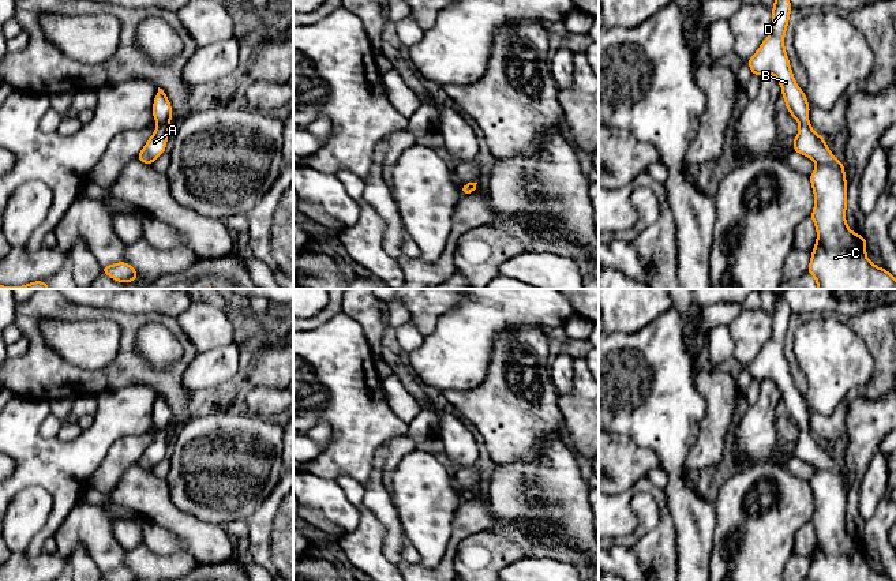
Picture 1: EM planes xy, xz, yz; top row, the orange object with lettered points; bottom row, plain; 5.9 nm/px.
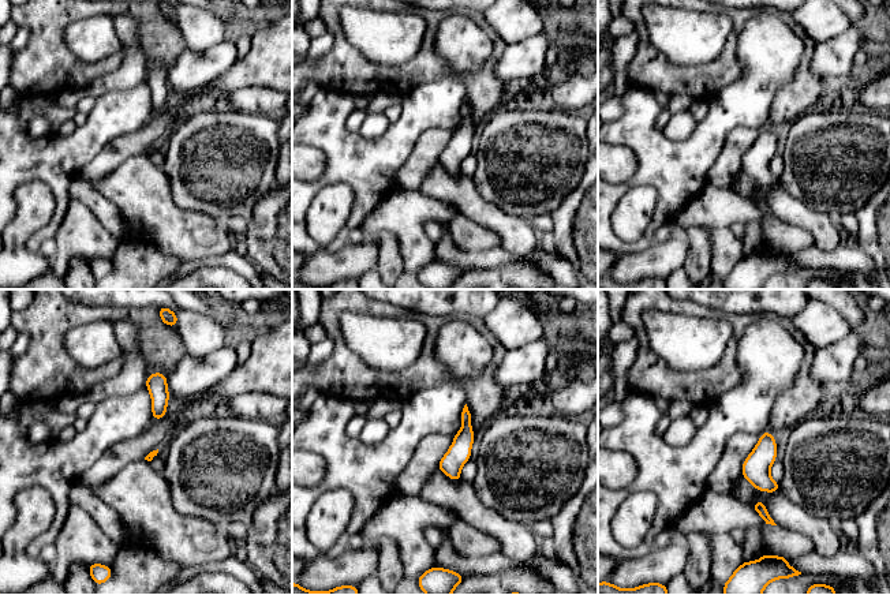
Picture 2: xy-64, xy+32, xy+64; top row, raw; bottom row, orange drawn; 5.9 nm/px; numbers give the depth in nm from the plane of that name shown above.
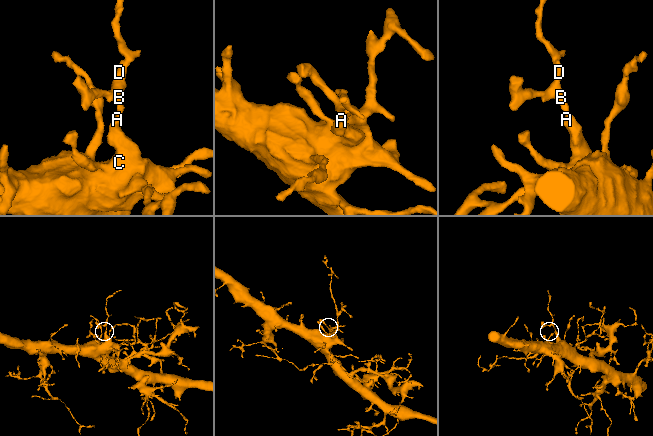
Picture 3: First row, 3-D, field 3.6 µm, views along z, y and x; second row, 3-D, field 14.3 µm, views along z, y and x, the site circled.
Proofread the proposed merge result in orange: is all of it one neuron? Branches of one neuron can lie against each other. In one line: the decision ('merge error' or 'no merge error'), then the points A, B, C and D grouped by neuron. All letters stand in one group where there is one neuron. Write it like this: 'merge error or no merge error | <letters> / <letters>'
no merge error | A B C D

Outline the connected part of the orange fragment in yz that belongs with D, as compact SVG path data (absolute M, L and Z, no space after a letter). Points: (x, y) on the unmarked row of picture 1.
M783 292L777 293L772 314L772 336L747 370L753 381L761 383L771 379L777 383L786 413L799 428L798 441L791 447L794 457L817 469L809 481L814 498L814 514L810 524L816 531L817 547L807 578L811 581L892 581L867 565L867 547L848 533L844 471L831 458L825 445L811 435L807 426L810 412L794 385L784 355L791 312Z

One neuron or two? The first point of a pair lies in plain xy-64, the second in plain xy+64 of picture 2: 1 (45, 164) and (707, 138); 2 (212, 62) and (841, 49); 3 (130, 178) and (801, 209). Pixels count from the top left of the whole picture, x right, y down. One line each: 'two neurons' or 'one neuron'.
1: one neuron
2: one neuron
3: one neuron

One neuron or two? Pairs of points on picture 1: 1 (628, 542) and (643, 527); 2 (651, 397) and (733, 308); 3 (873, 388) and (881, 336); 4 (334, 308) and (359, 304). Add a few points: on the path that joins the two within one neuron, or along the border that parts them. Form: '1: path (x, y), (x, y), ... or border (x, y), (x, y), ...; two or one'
1: path (632, 538), (638, 531); one
2: border (685, 332), (685, 340), (689, 347); two
3: path (881, 375), (881, 348); one
4: border (340, 303), (342, 311); two

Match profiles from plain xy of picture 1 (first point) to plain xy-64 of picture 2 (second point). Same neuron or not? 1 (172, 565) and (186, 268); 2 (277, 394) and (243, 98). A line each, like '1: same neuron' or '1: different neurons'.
1: different neurons
2: same neuron

